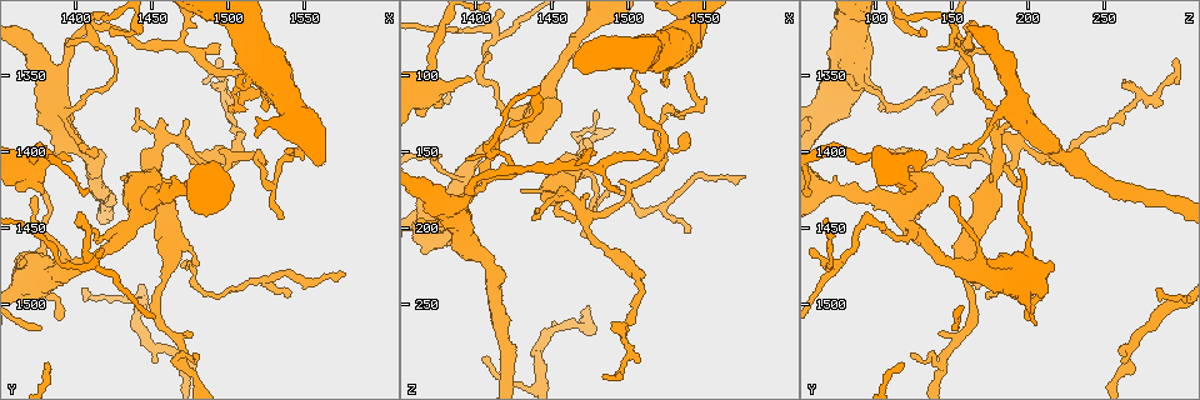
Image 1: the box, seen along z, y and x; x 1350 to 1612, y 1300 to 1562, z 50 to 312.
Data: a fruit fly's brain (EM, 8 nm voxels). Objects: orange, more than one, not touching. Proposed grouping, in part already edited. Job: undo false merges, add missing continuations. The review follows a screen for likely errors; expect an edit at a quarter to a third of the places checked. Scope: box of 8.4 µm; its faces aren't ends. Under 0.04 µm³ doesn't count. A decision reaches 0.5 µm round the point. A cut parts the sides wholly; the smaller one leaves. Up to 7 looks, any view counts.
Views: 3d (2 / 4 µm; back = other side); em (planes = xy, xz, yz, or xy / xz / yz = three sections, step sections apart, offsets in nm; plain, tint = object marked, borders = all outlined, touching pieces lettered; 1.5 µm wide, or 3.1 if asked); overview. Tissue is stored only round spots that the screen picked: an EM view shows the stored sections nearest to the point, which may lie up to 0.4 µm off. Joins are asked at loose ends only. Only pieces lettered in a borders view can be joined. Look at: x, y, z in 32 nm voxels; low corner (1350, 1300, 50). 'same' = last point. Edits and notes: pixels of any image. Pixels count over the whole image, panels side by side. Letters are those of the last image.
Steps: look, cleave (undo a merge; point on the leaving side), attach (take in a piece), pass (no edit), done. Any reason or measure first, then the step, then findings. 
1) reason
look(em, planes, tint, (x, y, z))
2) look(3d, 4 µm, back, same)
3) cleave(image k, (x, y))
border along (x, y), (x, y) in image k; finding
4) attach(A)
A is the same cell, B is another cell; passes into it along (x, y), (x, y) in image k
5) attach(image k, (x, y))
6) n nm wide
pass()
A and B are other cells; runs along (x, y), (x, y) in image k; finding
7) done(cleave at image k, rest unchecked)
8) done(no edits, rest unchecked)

thin end
look(em, planes, borders, (1422, 1322, 130))

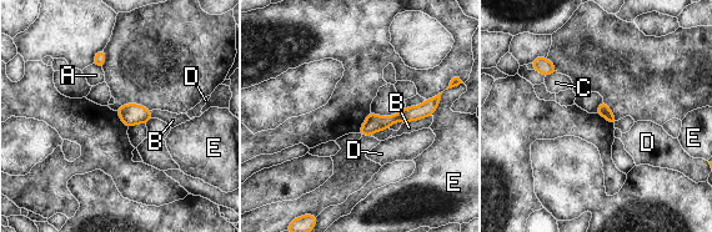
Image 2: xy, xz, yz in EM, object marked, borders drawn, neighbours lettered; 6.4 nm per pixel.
pass()
A, B, C, D and E are other cells; runs along (434, 105), (374, 122), (362, 131) in image 2; none of them fits

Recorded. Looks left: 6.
look(3d, 4 µm, (1398, 1404, 100))

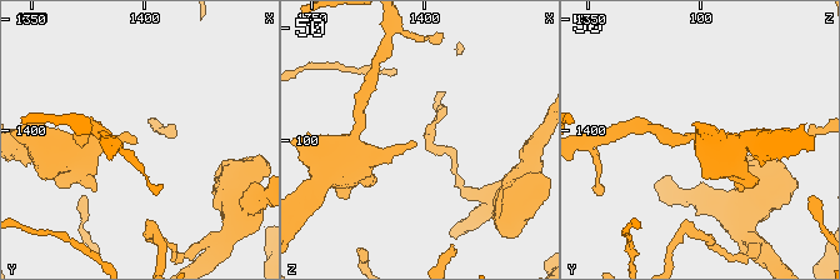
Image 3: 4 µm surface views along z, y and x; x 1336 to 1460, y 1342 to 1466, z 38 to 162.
now the EM
look(em, planes, borders, (1398, 1404, 102))

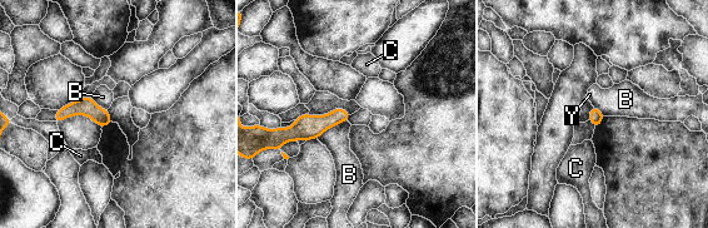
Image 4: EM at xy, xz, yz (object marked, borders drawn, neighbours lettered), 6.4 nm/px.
pass()
B, C and Y are other cells; border along (347, 119), (325, 129), (318, 139) in image 4; none of them fits

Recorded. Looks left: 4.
three arms meet
look(em, xy, step 4, tint, (1412, 1472, 78))

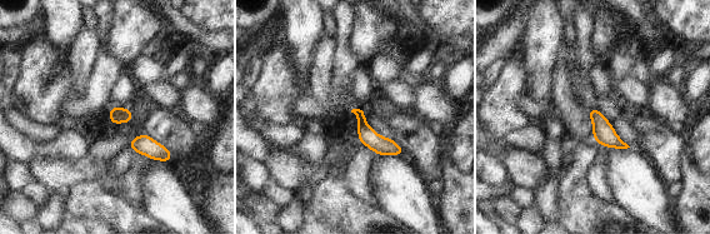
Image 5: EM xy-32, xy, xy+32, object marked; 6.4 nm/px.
another direction
look(em, planes, borders, same)

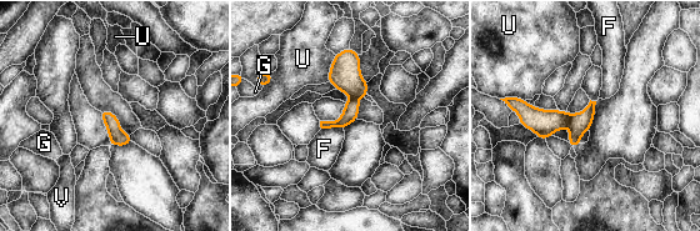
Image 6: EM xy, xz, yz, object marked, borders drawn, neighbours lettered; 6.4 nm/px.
cleave(image 6, (580, 122))
F, G, U and V are other cells; border along (568, 114), (569, 121) in image 6; two neurons meet here

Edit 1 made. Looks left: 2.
done(cleave at image 6, rest unchecked)

